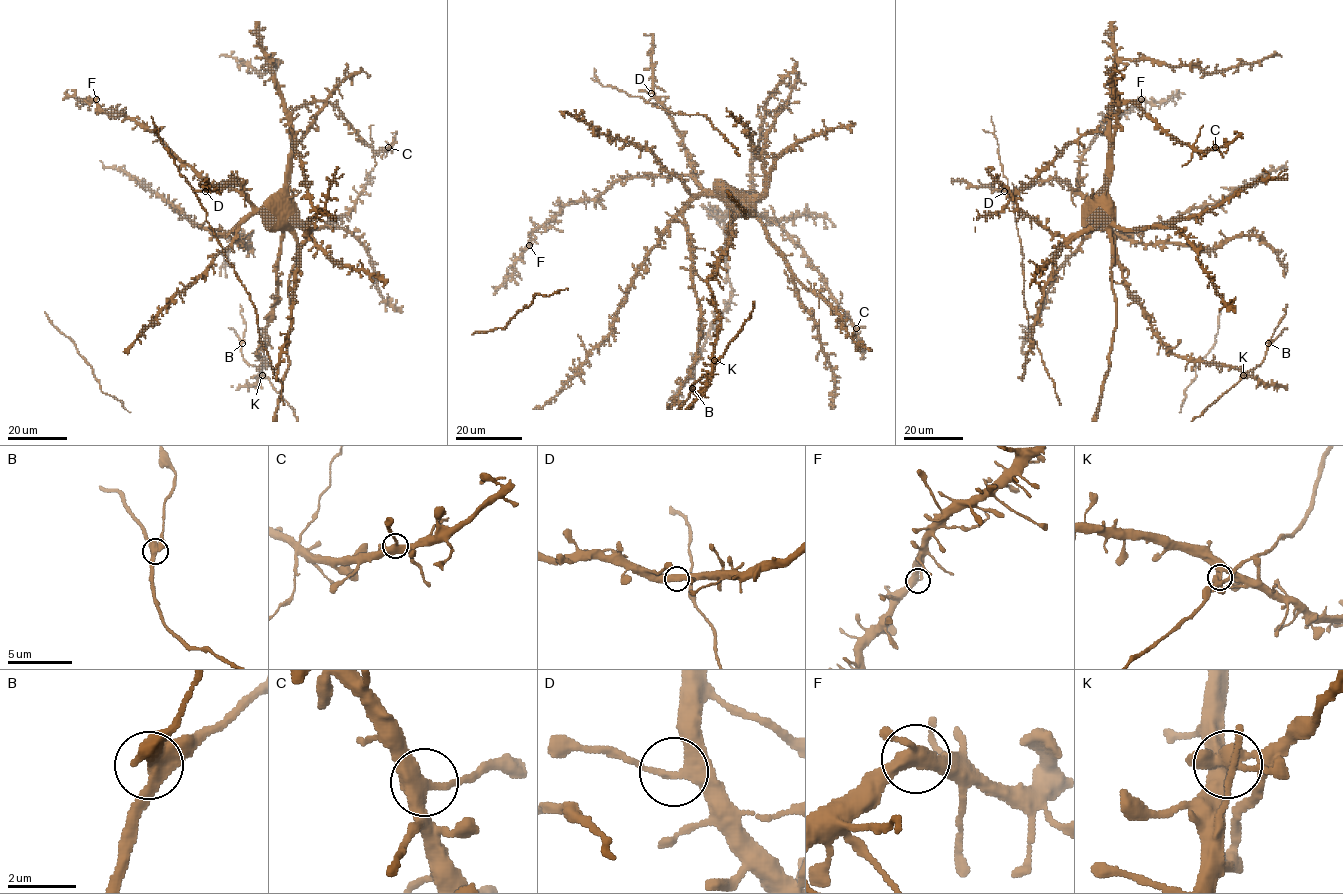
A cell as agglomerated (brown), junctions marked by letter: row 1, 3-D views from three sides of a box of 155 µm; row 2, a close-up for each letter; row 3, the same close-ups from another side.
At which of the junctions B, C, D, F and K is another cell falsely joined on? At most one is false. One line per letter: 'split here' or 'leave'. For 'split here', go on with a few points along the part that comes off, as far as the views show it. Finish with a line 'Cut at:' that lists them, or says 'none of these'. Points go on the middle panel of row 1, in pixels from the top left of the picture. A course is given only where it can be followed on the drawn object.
B: split here; course (692, 388), (697, 398), (690, 407)
C: leave
D: leave
F: leave
K: leave
Cut at: B

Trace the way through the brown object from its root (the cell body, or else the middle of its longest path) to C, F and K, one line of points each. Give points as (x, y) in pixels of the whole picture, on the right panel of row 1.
C: (1104, 209), (1107, 206), (1110, 112), (1120, 102), (1135, 102), (1165, 131), (1196, 150), (1212, 150), (1215, 147)
F: (1104, 209), (1096, 207), (1078, 190), (1081, 156), (1107, 116), (1124, 113), (1141, 99)
K: (1104, 209), (1105, 217), (1111, 223), (1122, 281), (1146, 315), (1154, 334), (1174, 354), (1237, 367), (1243, 375)

